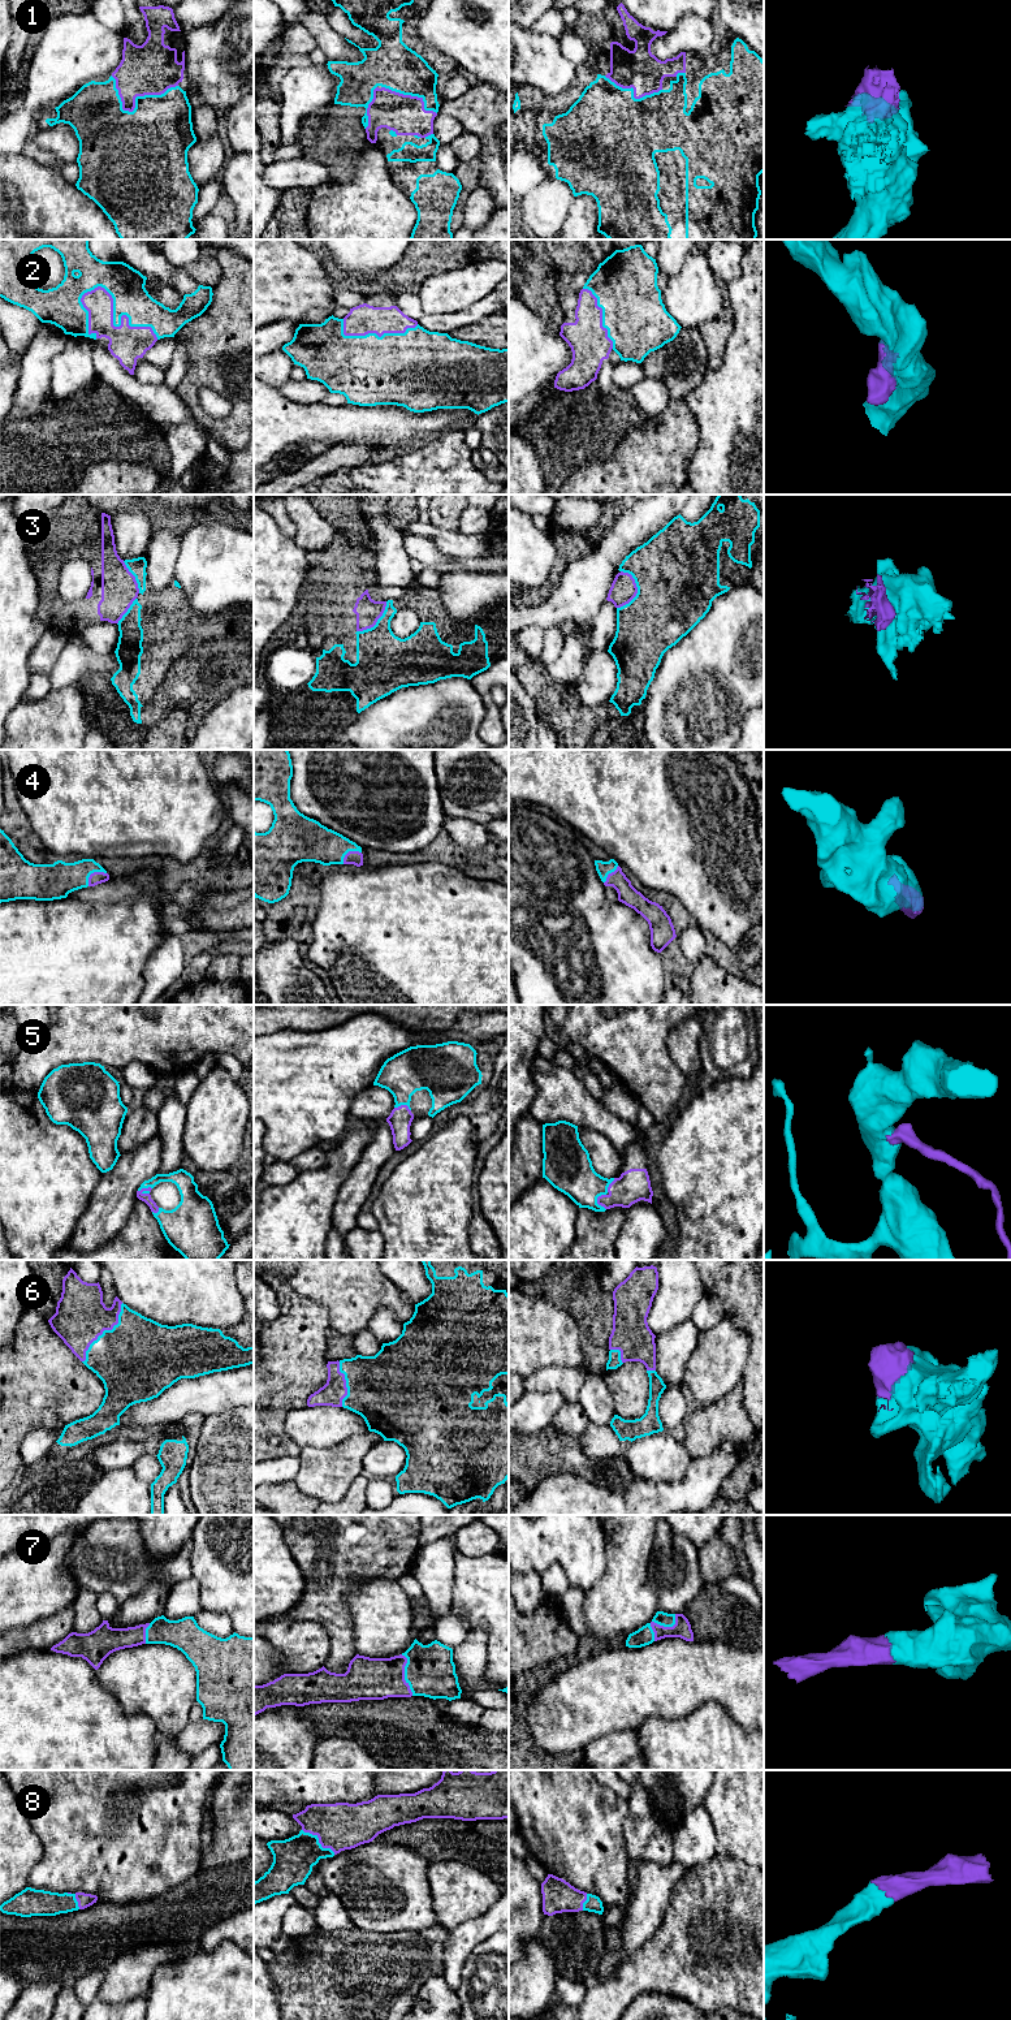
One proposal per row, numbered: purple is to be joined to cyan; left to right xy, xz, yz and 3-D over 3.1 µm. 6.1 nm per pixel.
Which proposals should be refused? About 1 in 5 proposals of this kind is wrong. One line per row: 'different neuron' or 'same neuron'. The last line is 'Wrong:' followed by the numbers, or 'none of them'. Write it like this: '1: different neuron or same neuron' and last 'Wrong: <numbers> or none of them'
1: same neuron
2: same neuron
3: different neuron
4: same neuron
5: same neuron
6: same neuron
7: same neuron
8: same neuron
Wrong: 3

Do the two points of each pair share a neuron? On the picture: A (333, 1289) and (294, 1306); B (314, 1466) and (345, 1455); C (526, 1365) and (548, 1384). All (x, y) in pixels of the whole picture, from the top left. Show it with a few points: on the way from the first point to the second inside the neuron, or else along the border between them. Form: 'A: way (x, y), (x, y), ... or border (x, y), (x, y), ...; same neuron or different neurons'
A: border (284, 1285), (322, 1304), (331, 1323); different neurons
B: way (322, 1466), (335, 1466), (337, 1463); same neuron
C: border (564, 1365), (543, 1367), (523, 1377); different neurons

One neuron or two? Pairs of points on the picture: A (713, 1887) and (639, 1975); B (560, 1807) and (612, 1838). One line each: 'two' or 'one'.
A: one
B: one

